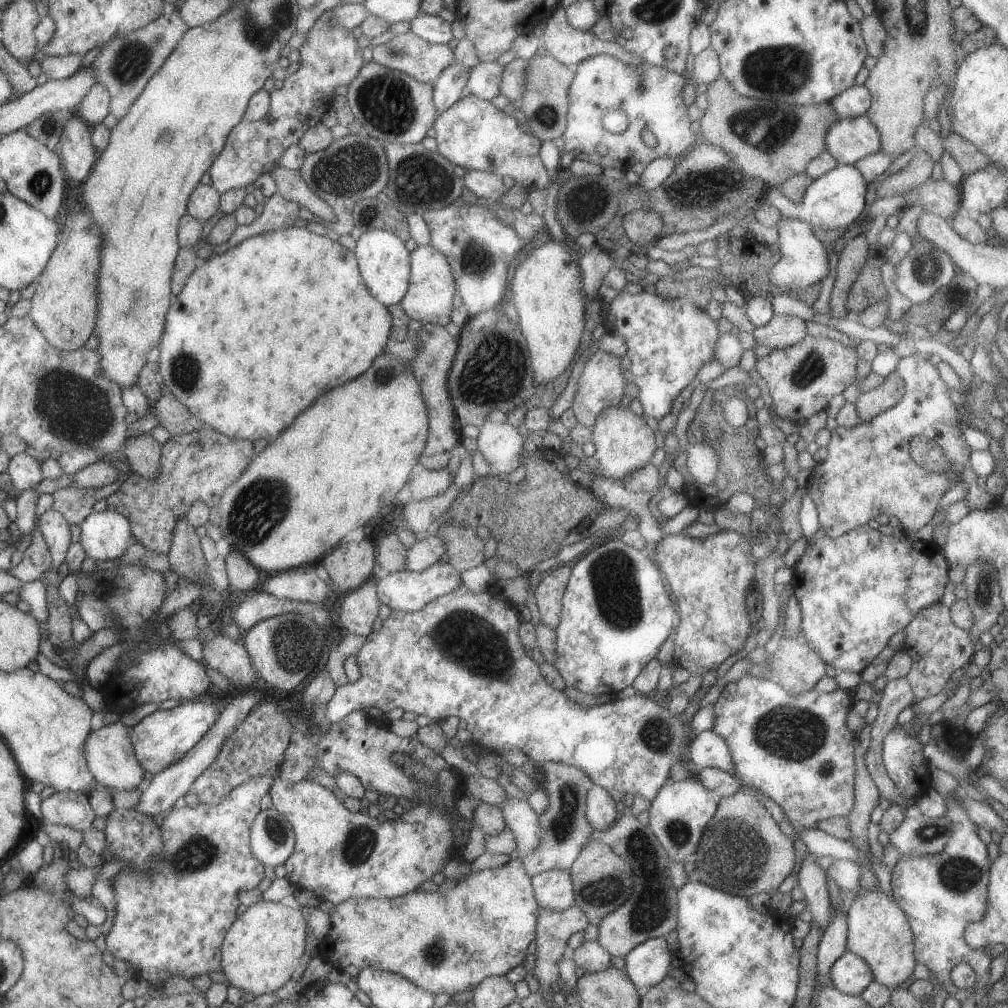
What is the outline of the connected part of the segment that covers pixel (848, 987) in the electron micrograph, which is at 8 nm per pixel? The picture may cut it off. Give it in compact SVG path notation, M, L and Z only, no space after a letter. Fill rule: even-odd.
M849 949L833 961L828 971L831 984L846 995L860 995L874 980L869 965Z

